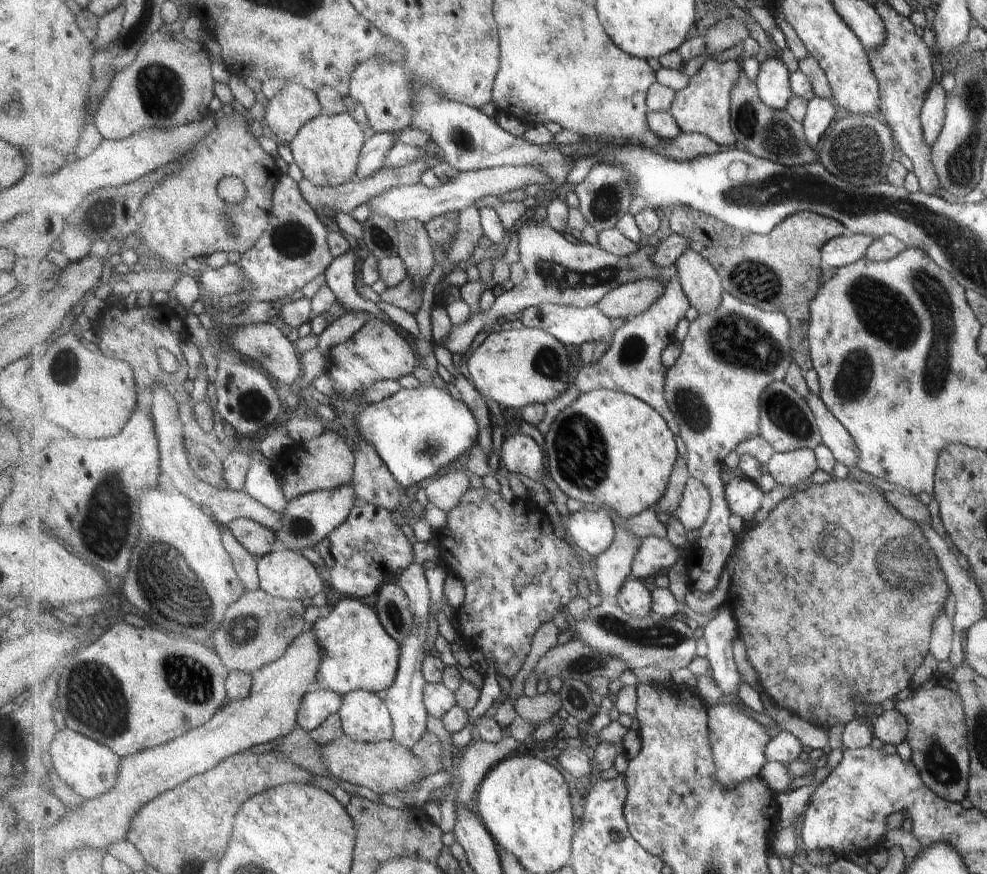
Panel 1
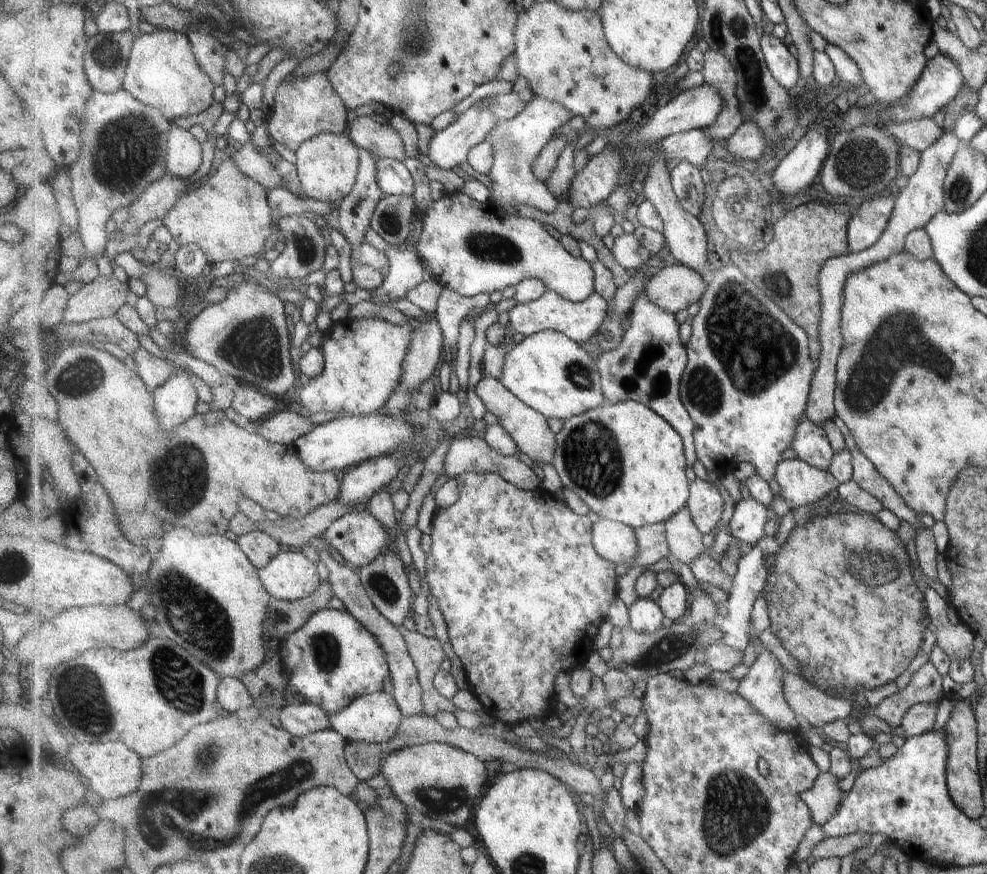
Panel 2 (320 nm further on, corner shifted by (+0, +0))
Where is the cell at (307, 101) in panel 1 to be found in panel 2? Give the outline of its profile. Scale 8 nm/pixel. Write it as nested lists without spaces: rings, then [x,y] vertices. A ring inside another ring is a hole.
[[[326,71],[295,77],[287,75],[277,87],[274,103],[267,115],[268,133],[274,142],[284,144],[294,153],[310,138],[323,133],[341,135],[347,130],[347,108],[340,94],[329,80]]]

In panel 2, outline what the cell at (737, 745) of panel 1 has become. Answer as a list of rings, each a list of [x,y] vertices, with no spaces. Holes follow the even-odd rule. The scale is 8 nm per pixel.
[[[763,646],[757,659],[750,666],[747,678],[739,682],[738,691],[744,696],[776,729],[780,731],[798,732],[799,722],[797,722],[796,712],[788,703],[784,693],[783,664],[777,660],[777,656]]]

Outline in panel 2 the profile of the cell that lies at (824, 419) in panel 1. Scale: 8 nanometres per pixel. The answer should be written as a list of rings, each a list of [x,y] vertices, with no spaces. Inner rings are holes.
[[[861,451],[849,452],[852,462],[852,480],[865,492],[874,496],[883,509],[891,511],[899,520],[907,521],[917,532],[923,525],[917,520],[916,512],[913,512],[893,490],[893,487],[883,478],[873,465],[861,454]]]

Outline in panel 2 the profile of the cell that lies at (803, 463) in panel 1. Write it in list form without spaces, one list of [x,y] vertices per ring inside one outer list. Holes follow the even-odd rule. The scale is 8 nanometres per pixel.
[[[797,458],[778,464],[774,485],[793,511],[823,502],[839,482],[828,470],[822,471]]]

